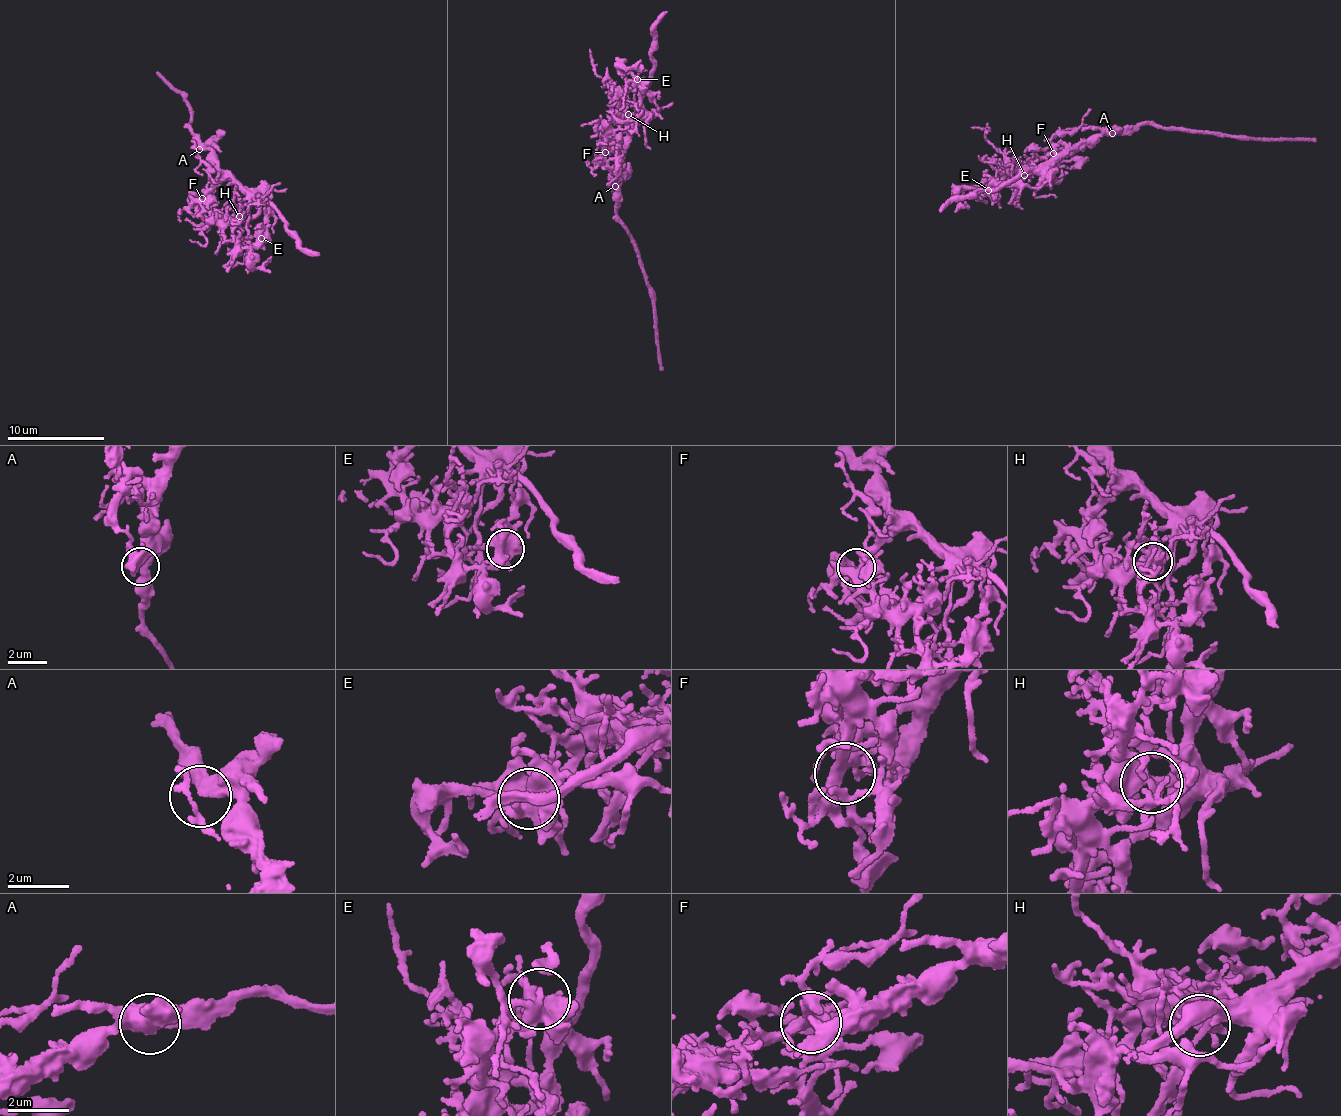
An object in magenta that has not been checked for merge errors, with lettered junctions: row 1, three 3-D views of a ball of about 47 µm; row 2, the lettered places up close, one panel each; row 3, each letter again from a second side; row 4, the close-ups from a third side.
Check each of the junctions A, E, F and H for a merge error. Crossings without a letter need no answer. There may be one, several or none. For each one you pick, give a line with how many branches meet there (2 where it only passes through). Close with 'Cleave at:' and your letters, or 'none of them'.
H: Branches: 3
Cleave at: H

